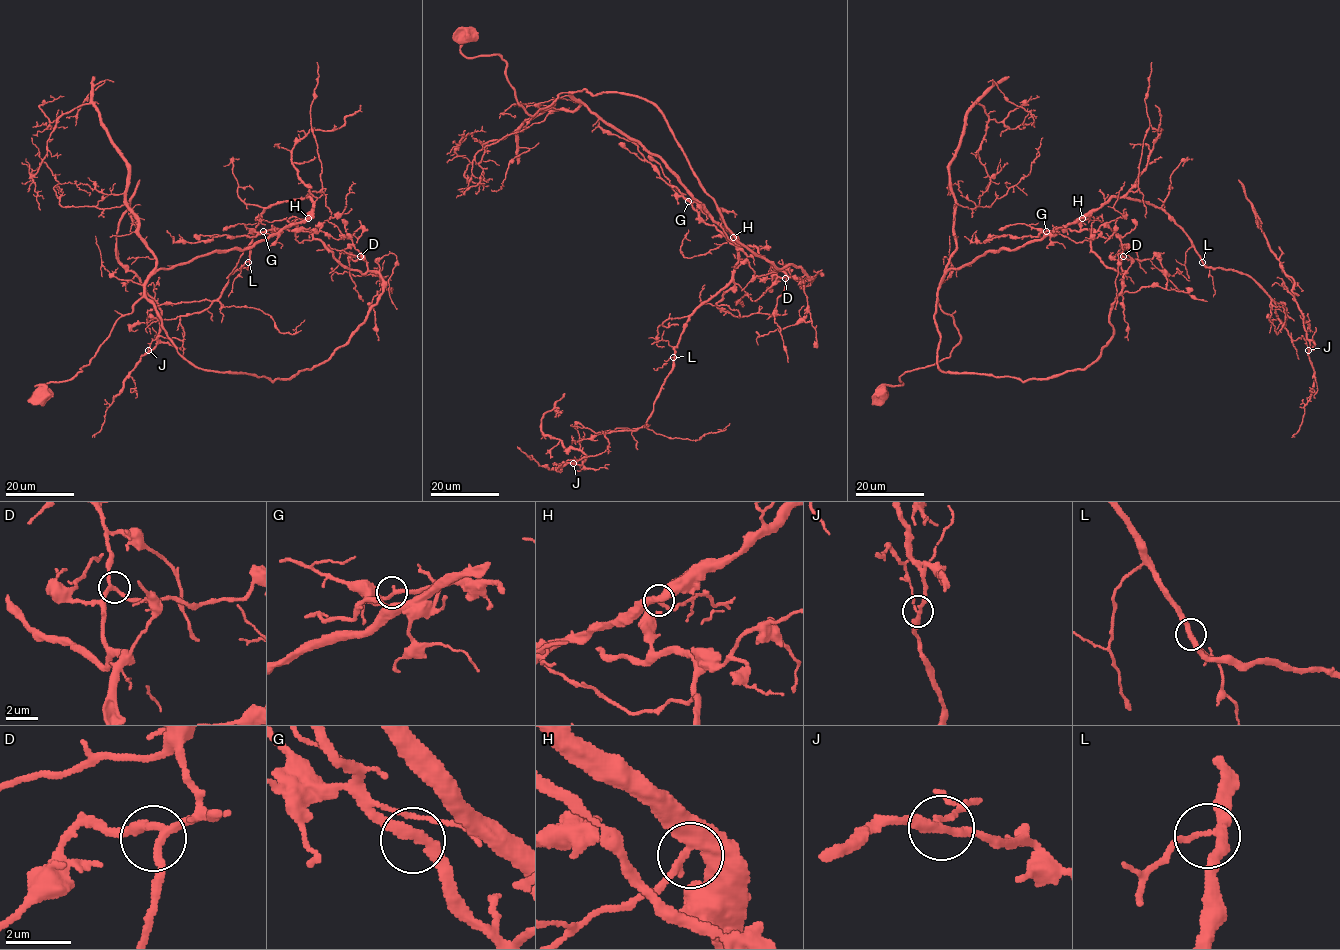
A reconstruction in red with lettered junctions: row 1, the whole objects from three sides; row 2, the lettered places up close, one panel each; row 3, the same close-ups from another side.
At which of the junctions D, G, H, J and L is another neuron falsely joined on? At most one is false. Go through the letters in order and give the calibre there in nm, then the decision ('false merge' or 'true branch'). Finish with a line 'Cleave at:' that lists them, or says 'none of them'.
D: 220 nm thick; true branch
G: 240 nm thick; true branch
H: 320 nm thick; true branch
J: 220 nm thick; false merge
L: 240 nm thick; true branch
Cleave at: J

